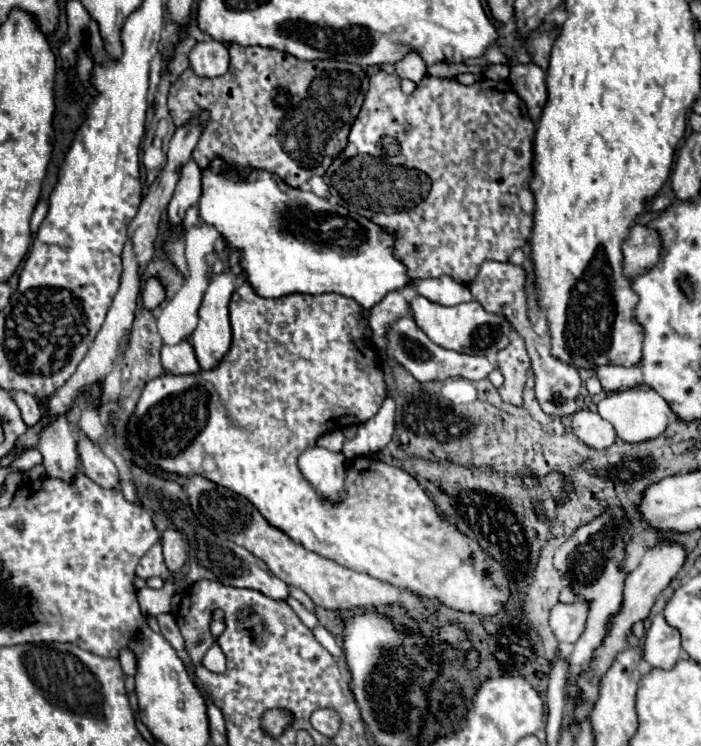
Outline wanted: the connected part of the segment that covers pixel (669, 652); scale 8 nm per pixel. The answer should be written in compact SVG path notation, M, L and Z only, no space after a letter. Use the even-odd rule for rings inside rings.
M662 614L654 616L644 642L644 660L656 668L674 668L680 660L680 632Z

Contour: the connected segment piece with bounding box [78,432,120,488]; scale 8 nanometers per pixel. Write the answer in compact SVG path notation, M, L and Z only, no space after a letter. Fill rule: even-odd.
M80 432L78 454L82 472L92 482L96 482L102 488L120 488L120 476L114 462L108 456L104 456L102 450L96 444L92 444L84 432Z

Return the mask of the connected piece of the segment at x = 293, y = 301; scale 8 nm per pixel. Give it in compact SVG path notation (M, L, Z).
M244 282L230 300L234 336L226 358L218 368L208 372L200 370L194 376L164 374L150 380L128 420L126 446L164 472L178 476L200 474L218 486L242 494L272 526L286 532L308 550L336 560L350 570L364 572L424 598L436 598L444 606L460 612L496 616L508 602L502 564L474 538L446 520L446 516L436 510L434 500L408 472L380 460L356 458L352 460L352 466L348 466L344 484L348 496L334 506L322 500L312 486L304 482L296 466L296 458L306 448L314 446L322 434L366 422L378 412L386 398L378 352L364 338L366 316L368 314L362 314L352 298L340 294L290 294L266 300L254 294Z

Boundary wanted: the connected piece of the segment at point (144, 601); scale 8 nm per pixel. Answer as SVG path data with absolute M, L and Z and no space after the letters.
M168 580L164 588L152 590L152 588L140 588L138 590L138 602L144 616L156 616L162 612L170 612L170 596L176 590L176 582Z

